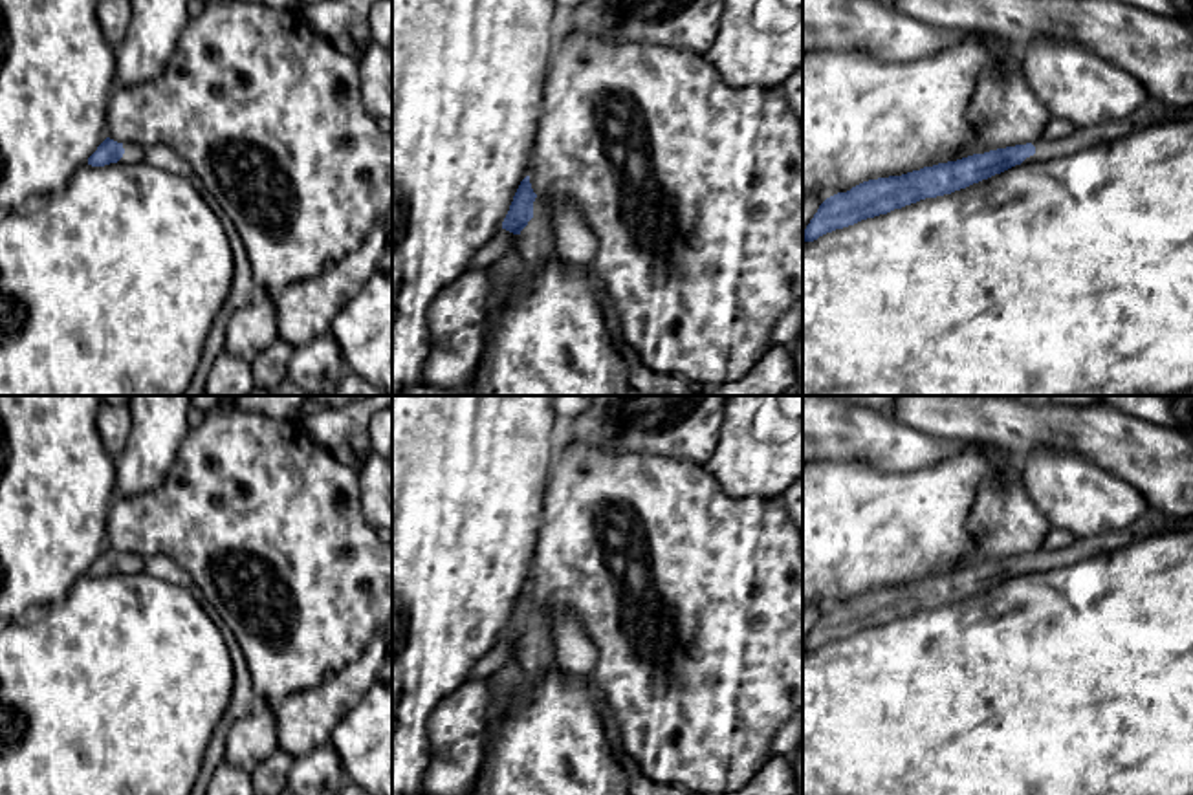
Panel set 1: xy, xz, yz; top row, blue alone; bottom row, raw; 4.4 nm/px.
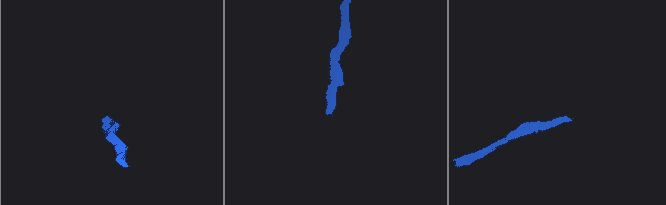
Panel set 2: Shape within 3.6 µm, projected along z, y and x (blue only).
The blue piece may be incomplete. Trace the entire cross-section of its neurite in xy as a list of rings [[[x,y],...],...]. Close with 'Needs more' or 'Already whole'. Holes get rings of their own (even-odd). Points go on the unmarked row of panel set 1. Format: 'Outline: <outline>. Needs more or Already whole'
Outline: [[[106,548],[97,561],[88,568],[88,575],[104,577],[110,573],[141,573],[145,572],[145,559],[136,553],[117,553]]]. Needs more

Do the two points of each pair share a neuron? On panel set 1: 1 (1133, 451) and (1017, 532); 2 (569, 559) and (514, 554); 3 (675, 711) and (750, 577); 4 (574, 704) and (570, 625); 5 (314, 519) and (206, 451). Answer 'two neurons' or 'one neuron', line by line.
1: two neurons
2: two neurons
3: one neuron
4: two neurons
5: one neuron

